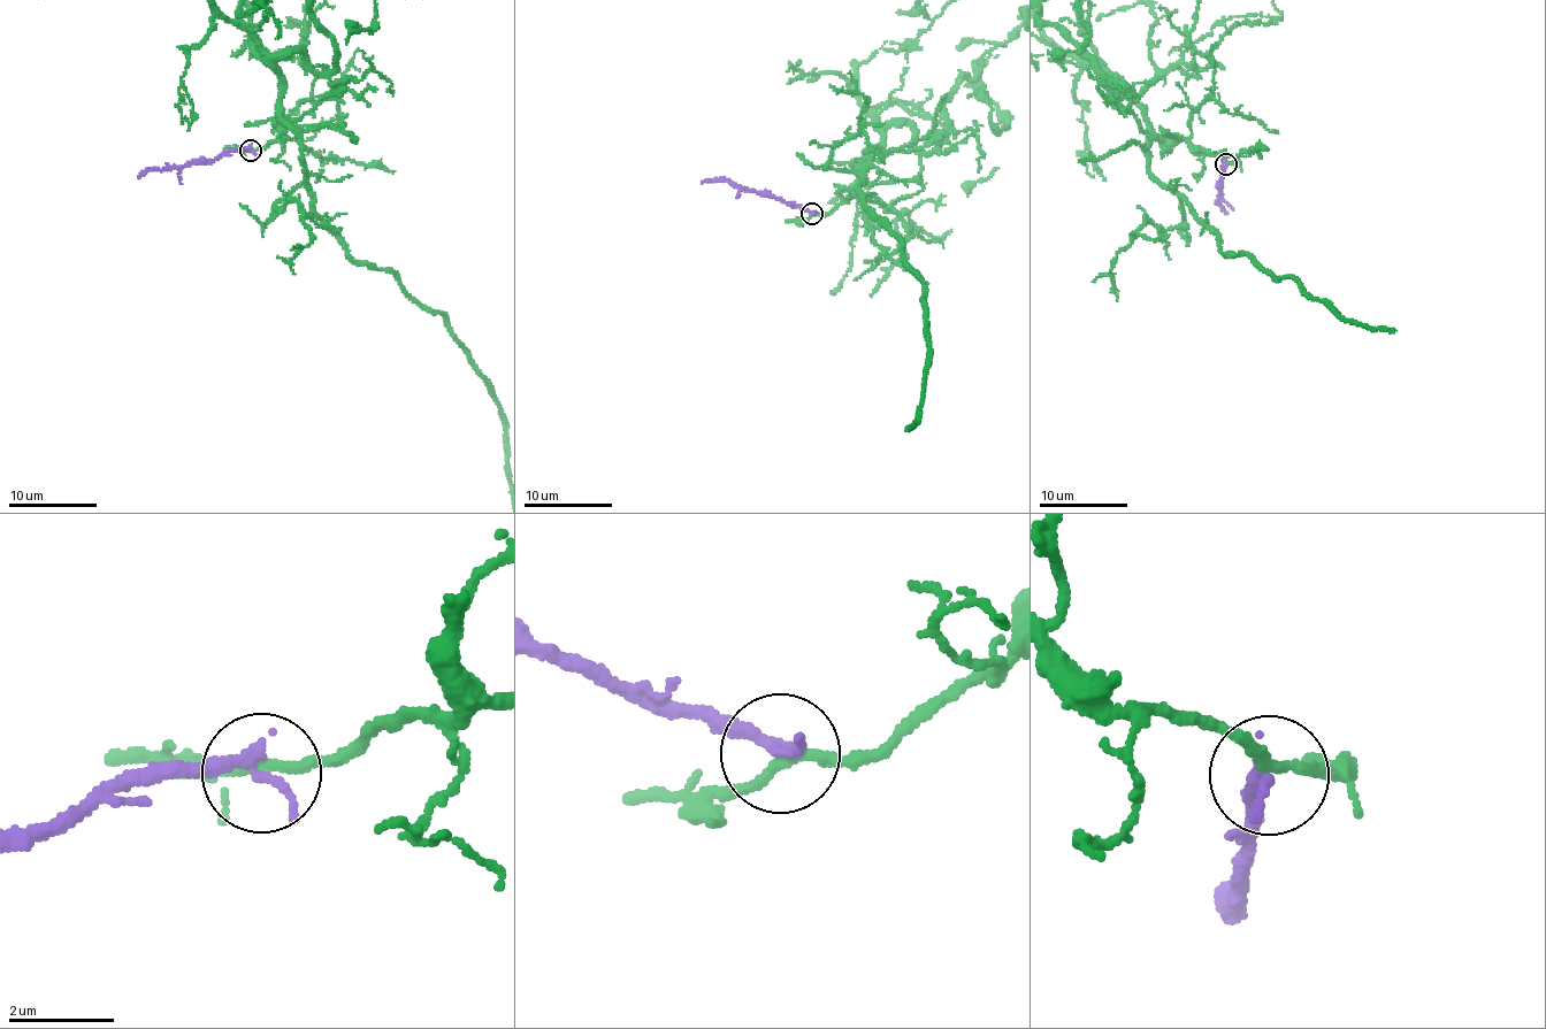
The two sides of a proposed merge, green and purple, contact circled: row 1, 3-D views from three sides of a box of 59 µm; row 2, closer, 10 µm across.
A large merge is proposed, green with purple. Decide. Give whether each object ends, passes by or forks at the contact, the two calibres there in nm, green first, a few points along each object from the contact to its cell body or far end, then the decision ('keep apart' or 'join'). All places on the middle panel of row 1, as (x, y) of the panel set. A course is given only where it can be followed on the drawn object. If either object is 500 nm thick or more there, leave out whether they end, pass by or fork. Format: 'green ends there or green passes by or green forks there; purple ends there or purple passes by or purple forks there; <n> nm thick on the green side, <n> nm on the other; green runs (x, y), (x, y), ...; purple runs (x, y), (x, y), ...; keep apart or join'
green passes by; purple passes by; 190 nm thick on the green side, 200 nm on the other; purple runs (811, 213), (770, 196), (734, 187), (727, 181), (702, 183); keep apart

